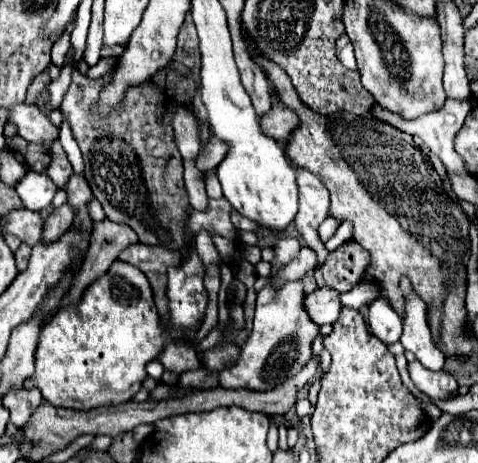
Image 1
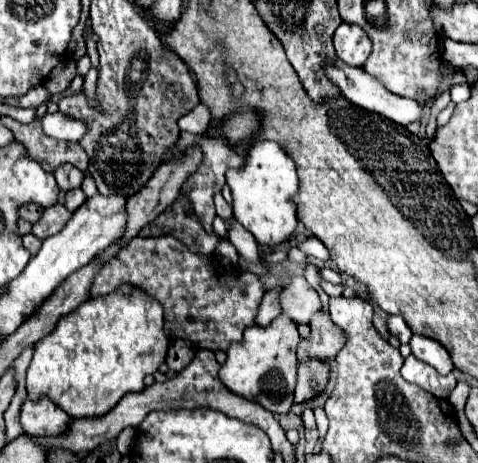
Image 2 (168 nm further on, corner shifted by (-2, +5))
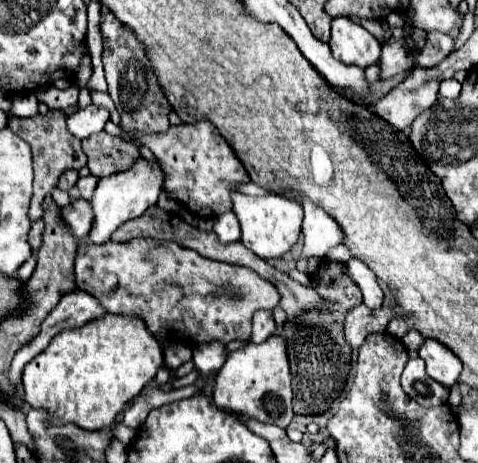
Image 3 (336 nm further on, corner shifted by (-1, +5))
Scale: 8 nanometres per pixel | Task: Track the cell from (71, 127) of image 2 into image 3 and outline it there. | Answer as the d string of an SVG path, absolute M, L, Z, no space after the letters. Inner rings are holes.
M89 104L85 110L79 110L67 118L67 128L77 138L89 138L95 132L101 132L105 122L109 120L109 110Z

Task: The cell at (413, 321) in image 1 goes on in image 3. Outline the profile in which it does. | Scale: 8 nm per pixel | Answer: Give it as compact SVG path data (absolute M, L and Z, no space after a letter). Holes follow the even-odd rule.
M425 340L425 344L419 350L419 356L427 364L427 374L445 386L447 390L457 384L457 378L461 374L461 360L441 342L437 340Z

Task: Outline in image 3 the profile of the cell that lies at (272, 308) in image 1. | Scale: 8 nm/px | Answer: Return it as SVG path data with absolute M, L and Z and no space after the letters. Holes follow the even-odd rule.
M273 334L263 344L247 344L241 350L229 352L227 362L219 370L213 388L213 400L219 408L229 414L239 414L241 418L255 418L259 422L275 424L287 428L293 420L291 408L291 374L287 362L287 350L281 336Z

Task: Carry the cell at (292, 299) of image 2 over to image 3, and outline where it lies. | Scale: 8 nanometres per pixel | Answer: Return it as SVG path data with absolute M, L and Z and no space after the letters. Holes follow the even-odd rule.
M135 238L123 244L103 242L93 244L79 240L77 256L75 256L75 280L79 280L79 288L91 292L101 306L109 314L123 314L123 316L139 316L153 328L155 332L175 332L179 338L189 340L193 344L205 344L211 340L221 340L229 344L231 340L245 340L251 336L251 318L257 310L273 310L279 302L279 292L271 282L259 278L253 270L217 262L199 256L193 250L185 250L175 242L157 242L151 238Z

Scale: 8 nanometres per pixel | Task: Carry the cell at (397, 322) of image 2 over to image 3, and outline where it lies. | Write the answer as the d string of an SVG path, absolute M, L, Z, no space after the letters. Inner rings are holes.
M411 330L411 332L407 332L407 334L401 338L401 342L407 346L407 350L419 350L419 348L423 346L425 338L423 338L419 332Z

